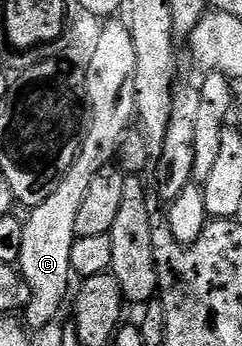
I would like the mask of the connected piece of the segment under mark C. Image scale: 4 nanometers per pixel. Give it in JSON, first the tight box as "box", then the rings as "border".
{"box":[18,21,138,329],"border":[[[108,21],[104,28],[100,31],[100,36],[96,39],[96,44],[92,47],[92,56],[88,59],[88,72],[85,73],[84,79],[82,75],[82,95],[86,100],[86,111],[87,111],[87,119],[86,119],[86,130],[83,132],[82,138],[80,140],[80,152],[76,154],[76,160],[74,161],[74,165],[71,169],[66,173],[66,177],[62,177],[62,181],[58,185],[58,189],[54,189],[54,193],[50,193],[50,197],[46,197],[46,201],[42,201],[42,205],[38,205],[37,207],[31,208],[27,212],[28,219],[25,218],[23,220],[24,232],[22,233],[22,253],[20,254],[20,261],[18,264],[18,270],[20,272],[21,277],[24,278],[24,286],[27,287],[29,297],[28,297],[28,305],[23,308],[22,311],[22,319],[25,324],[29,328],[37,329],[48,322],[52,322],[57,320],[58,311],[60,306],[63,303],[66,303],[68,299],[68,284],[73,282],[74,276],[72,274],[72,270],[70,269],[70,249],[74,245],[74,241],[76,240],[76,234],[74,233],[74,220],[78,218],[78,208],[82,206],[82,200],[86,198],[86,193],[90,190],[90,184],[94,182],[94,173],[98,173],[98,169],[106,169],[110,166],[110,164],[117,158],[118,152],[122,147],[122,140],[125,138],[124,130],[127,129],[128,126],[133,126],[134,120],[136,119],[136,94],[134,93],[134,73],[136,72],[136,66],[138,65],[138,53],[136,52],[136,46],[134,45],[134,41],[132,40],[132,34],[130,33],[130,29],[128,28],[127,22],[120,21],[120,23],[112,23],[116,21]]]}

